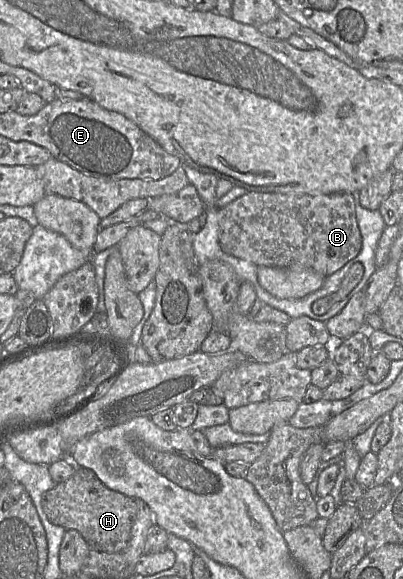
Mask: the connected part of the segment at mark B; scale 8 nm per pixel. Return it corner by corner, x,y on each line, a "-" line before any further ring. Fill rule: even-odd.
248,191
228,205
217,208
219,245
223,252
254,263
256,266
287,268
301,266
324,277
342,268
360,252
359,231
353,193
338,192
324,195
301,193
263,193

